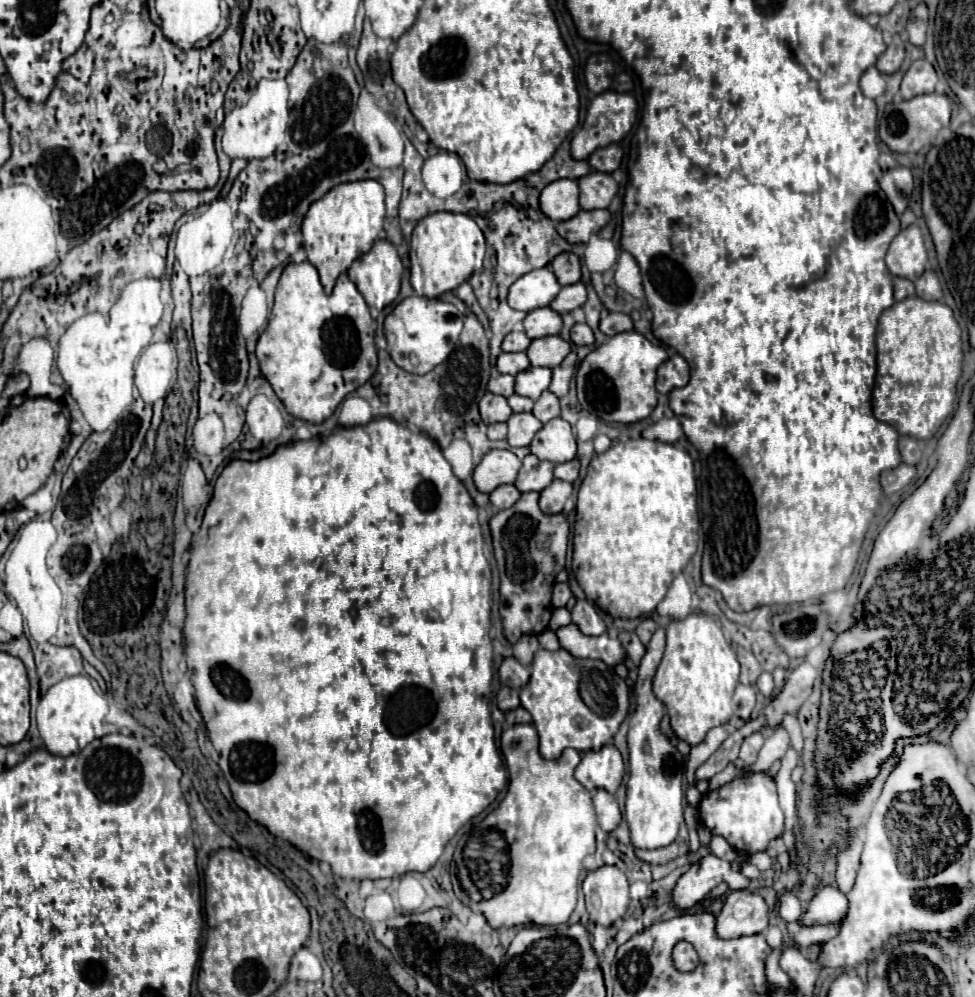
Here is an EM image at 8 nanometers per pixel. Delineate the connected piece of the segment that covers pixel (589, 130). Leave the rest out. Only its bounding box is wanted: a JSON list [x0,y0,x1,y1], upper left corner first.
[572,90,638,160]

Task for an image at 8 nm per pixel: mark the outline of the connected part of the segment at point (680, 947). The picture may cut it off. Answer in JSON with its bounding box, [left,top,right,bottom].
[672,942,699,972]

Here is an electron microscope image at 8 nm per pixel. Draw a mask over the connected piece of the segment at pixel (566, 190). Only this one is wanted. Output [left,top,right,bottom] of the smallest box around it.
[540,180,580,220]

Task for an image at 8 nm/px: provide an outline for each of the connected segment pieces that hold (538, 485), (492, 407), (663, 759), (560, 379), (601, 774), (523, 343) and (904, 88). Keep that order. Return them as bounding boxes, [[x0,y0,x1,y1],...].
[[514,454,554,492],[480,392,512,424],[624,628,686,850],[550,352,578,398],[574,744,626,794],[502,332,530,352],[900,60,938,100]]

